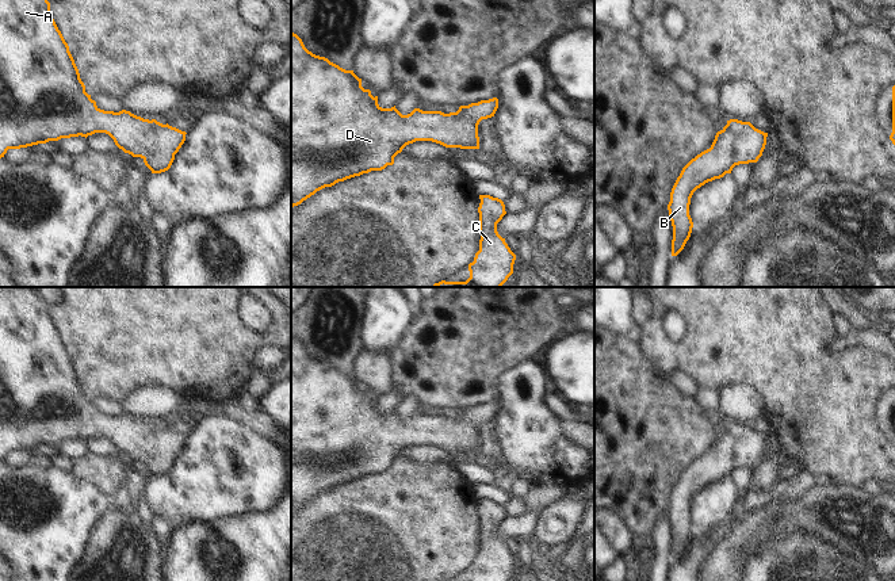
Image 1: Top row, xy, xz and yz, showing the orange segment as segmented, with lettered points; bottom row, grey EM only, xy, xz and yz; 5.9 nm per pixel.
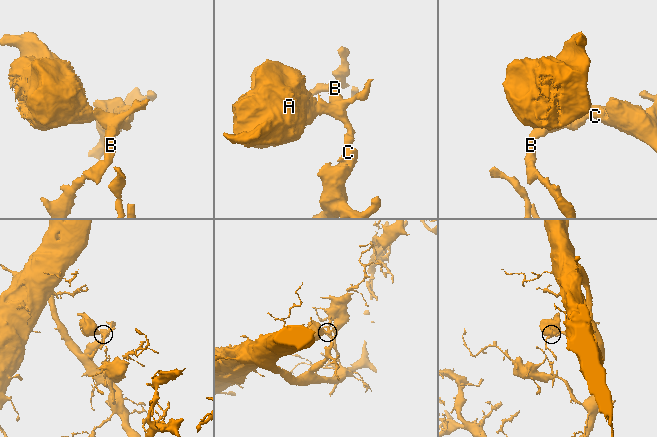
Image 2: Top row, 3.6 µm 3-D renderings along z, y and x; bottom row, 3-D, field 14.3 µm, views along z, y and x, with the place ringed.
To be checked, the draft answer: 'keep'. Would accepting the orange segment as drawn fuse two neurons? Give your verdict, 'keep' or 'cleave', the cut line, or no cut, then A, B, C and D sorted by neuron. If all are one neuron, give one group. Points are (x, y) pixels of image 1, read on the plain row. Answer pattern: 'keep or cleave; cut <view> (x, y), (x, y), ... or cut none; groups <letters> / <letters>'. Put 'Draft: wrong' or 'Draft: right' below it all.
keep; cut none; groups A B C D
Draft: right

